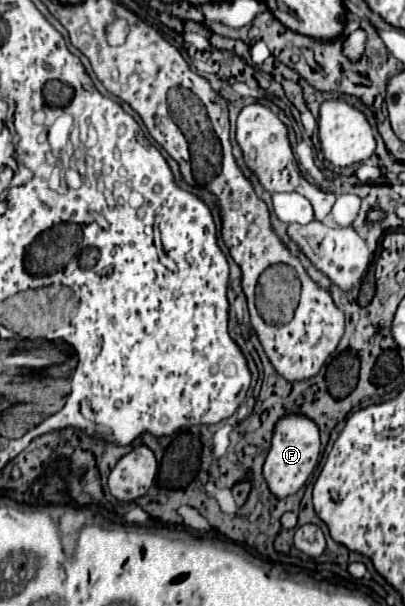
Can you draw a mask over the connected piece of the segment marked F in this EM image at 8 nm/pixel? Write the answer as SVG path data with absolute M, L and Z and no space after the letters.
M289 415L277 421L271 449L263 465L263 477L277 499L297 493L309 480L317 461L319 461L319 429L305 415Z

